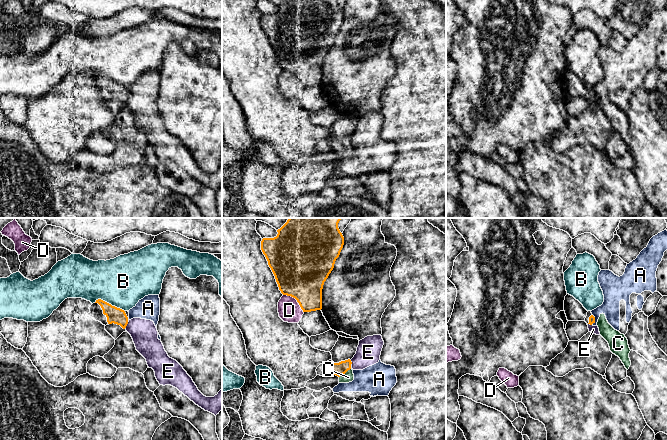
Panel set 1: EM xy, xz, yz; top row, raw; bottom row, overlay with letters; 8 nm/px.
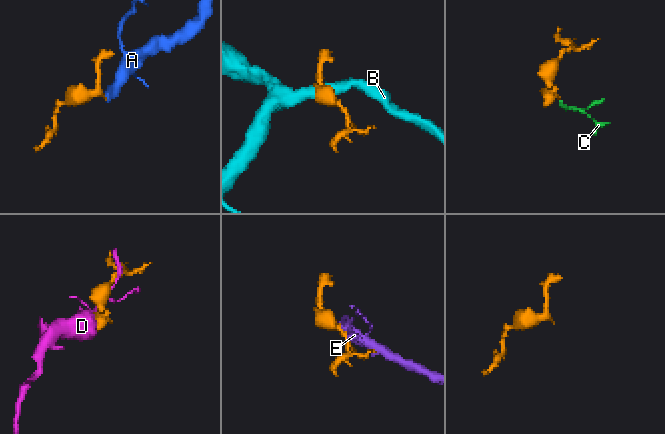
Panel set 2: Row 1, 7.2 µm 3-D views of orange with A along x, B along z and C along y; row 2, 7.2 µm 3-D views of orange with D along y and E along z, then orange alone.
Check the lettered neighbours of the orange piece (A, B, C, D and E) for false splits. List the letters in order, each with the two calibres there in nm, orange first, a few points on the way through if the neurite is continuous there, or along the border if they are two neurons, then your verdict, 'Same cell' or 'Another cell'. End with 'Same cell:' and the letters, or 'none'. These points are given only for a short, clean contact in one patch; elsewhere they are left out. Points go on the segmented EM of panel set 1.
A: Thickness 110 nm (orange) against 260 nm. Boundary: xz (351, 363), (350, 368). Another cell
B: Thickness 130 nm (orange) against 400 nm. Another cell
C: Thickness 110 nm (orange) against 80 nm. Path across: xz (338, 369), (344, 373), (348, 377). Same cell
D: Thickness 440 nm (orange) against 180 nm. Another cell
E: Thickness 130 nm (orange) against 220 nm. Boundary: xy (128, 322), (125, 327). Another cell
Same cell: C

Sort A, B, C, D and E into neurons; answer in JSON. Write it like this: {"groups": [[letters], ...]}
{"groups": [["A", "E"], ["B"], ["C"], ["D"]]}

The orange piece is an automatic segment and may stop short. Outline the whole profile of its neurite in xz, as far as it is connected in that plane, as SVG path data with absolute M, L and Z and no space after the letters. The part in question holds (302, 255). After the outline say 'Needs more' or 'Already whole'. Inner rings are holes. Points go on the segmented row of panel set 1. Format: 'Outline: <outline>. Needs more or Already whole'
Outline: M289 218L274 238L263 238L261 250L283 295L297 300L303 312L322 309L324 282L344 245L338 228L341 218Z. Already whole

